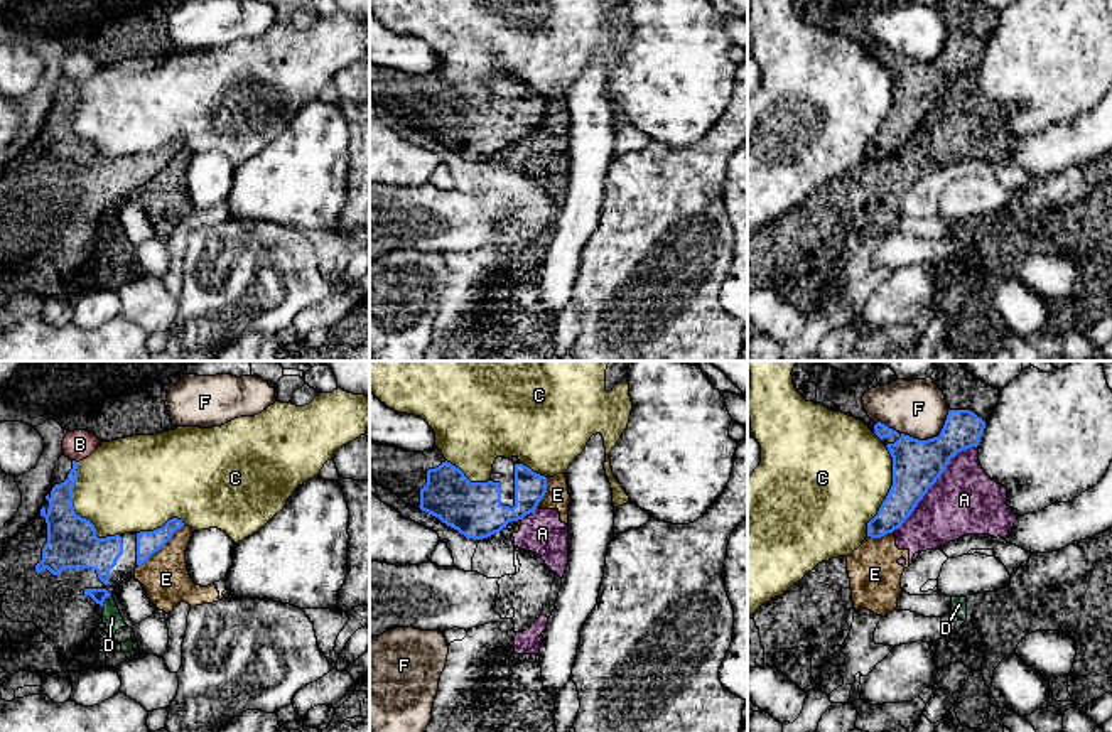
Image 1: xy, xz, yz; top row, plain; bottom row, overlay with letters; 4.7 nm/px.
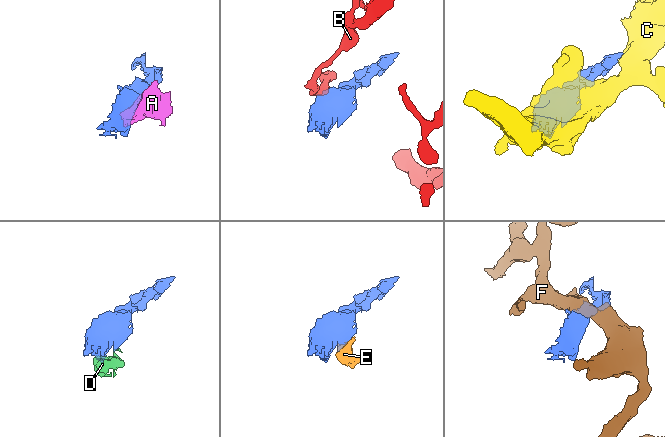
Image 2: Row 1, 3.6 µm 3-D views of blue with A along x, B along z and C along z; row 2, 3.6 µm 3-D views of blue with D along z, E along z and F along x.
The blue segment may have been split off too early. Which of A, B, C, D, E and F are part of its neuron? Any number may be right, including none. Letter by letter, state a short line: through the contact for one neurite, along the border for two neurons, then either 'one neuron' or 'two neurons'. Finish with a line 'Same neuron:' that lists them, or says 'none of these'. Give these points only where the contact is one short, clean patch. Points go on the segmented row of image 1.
A: two neurons
B: line xy (73, 459), (76, 462); two neurons
C: two neurons
D: line xy (110, 594), (102, 606); two neurons
E: line xy (183, 525), (139, 565); two neurons
F: two neurons
Same neuron: none of these

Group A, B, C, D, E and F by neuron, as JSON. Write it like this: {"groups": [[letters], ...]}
{"groups": [["A", "D", "E"], ["B"], ["C"], ["F"]]}

